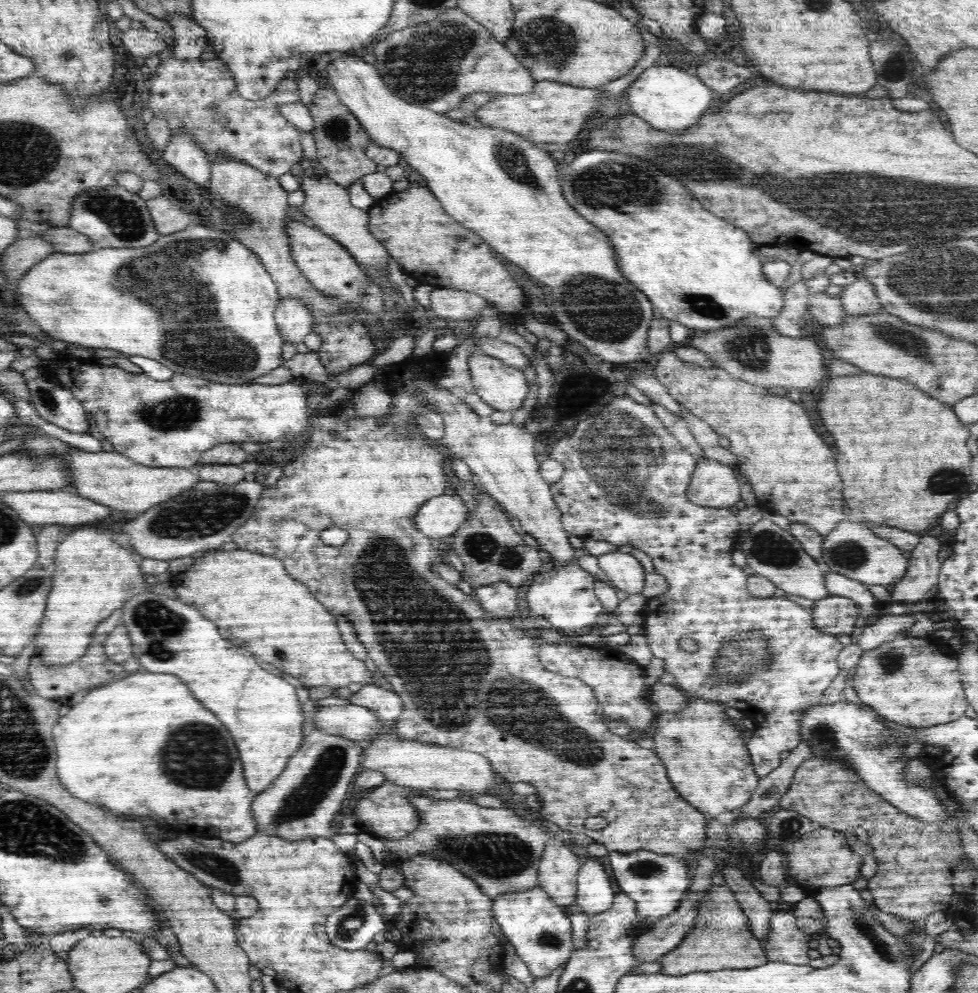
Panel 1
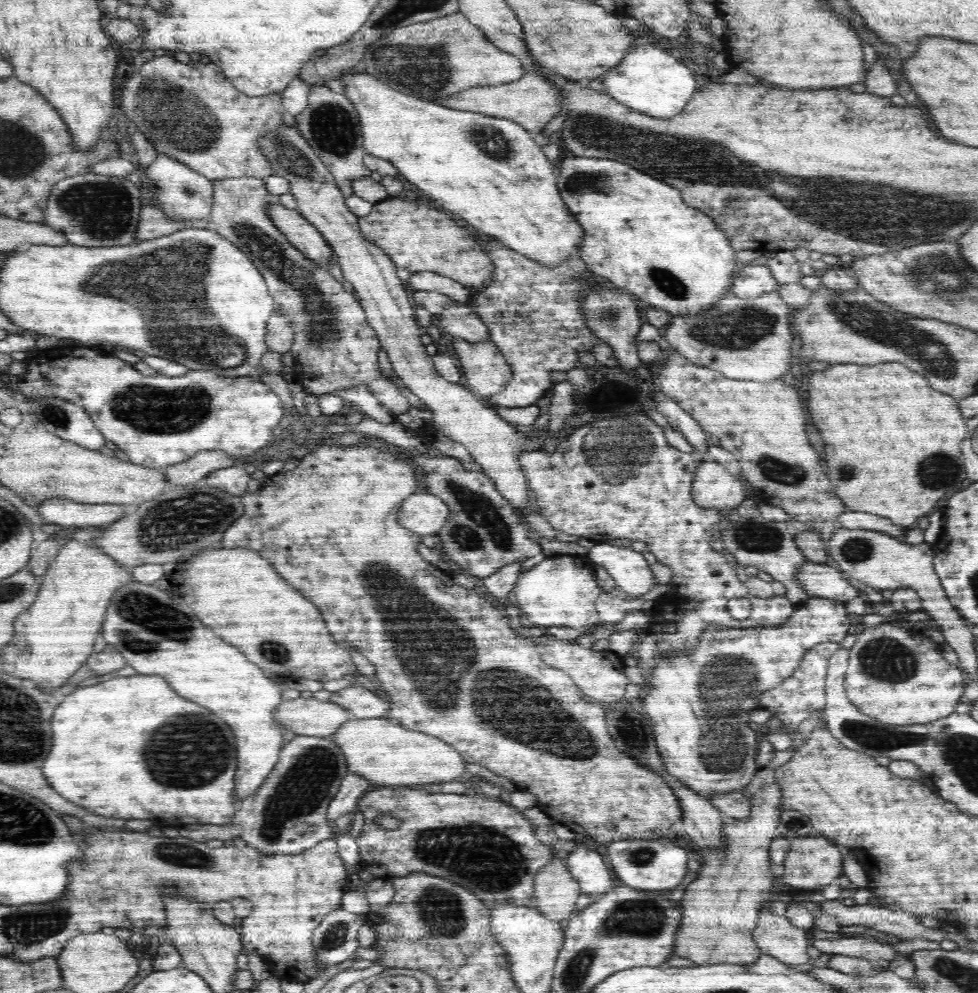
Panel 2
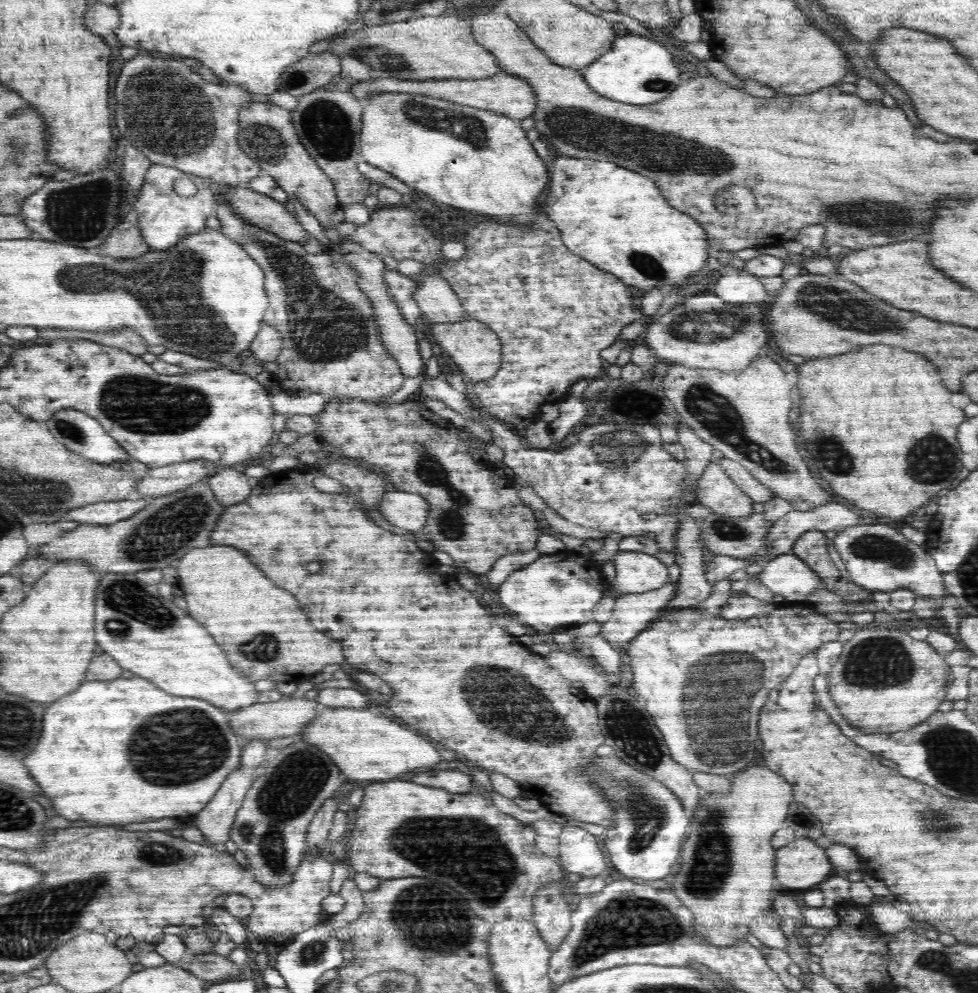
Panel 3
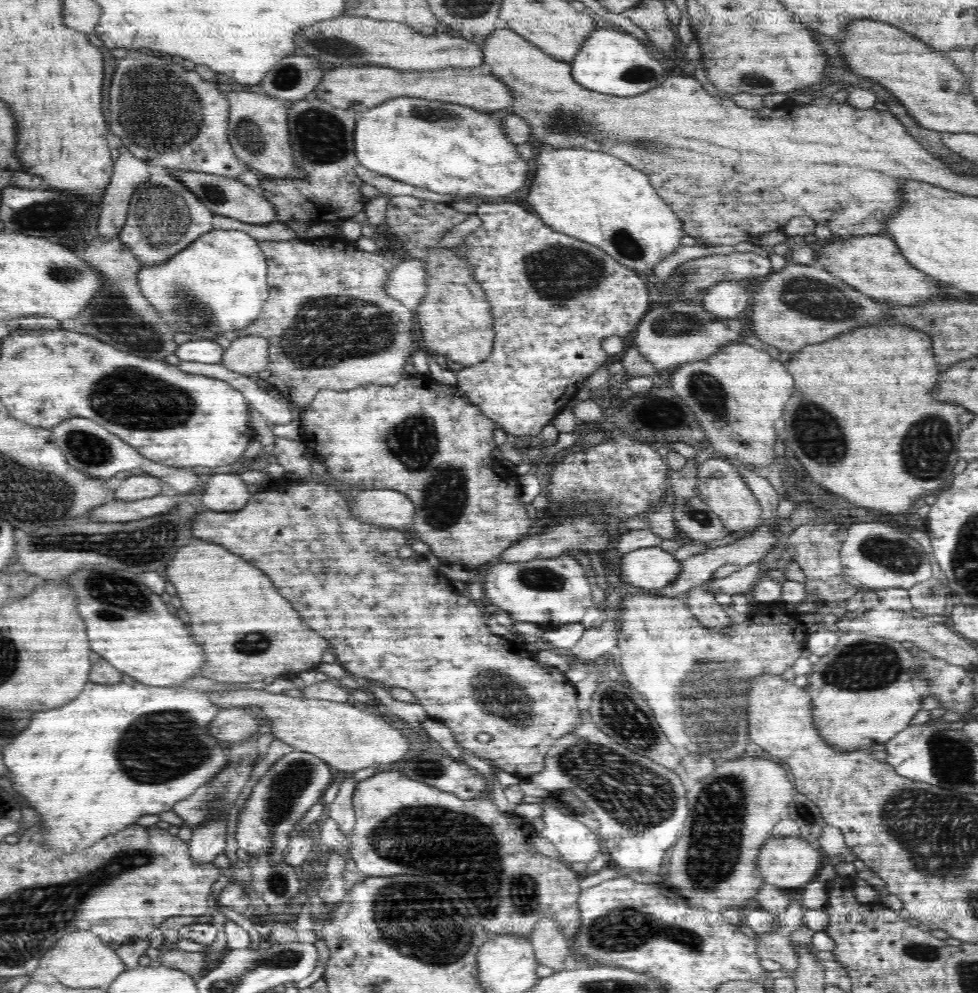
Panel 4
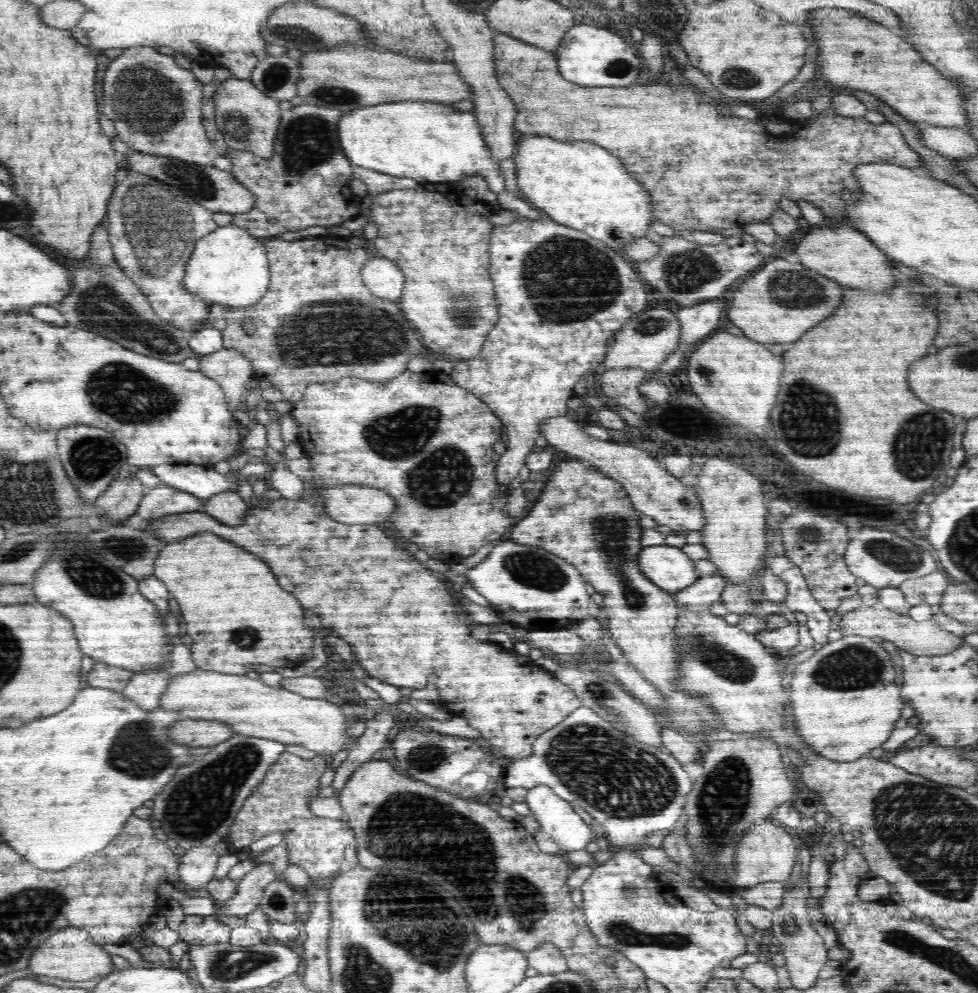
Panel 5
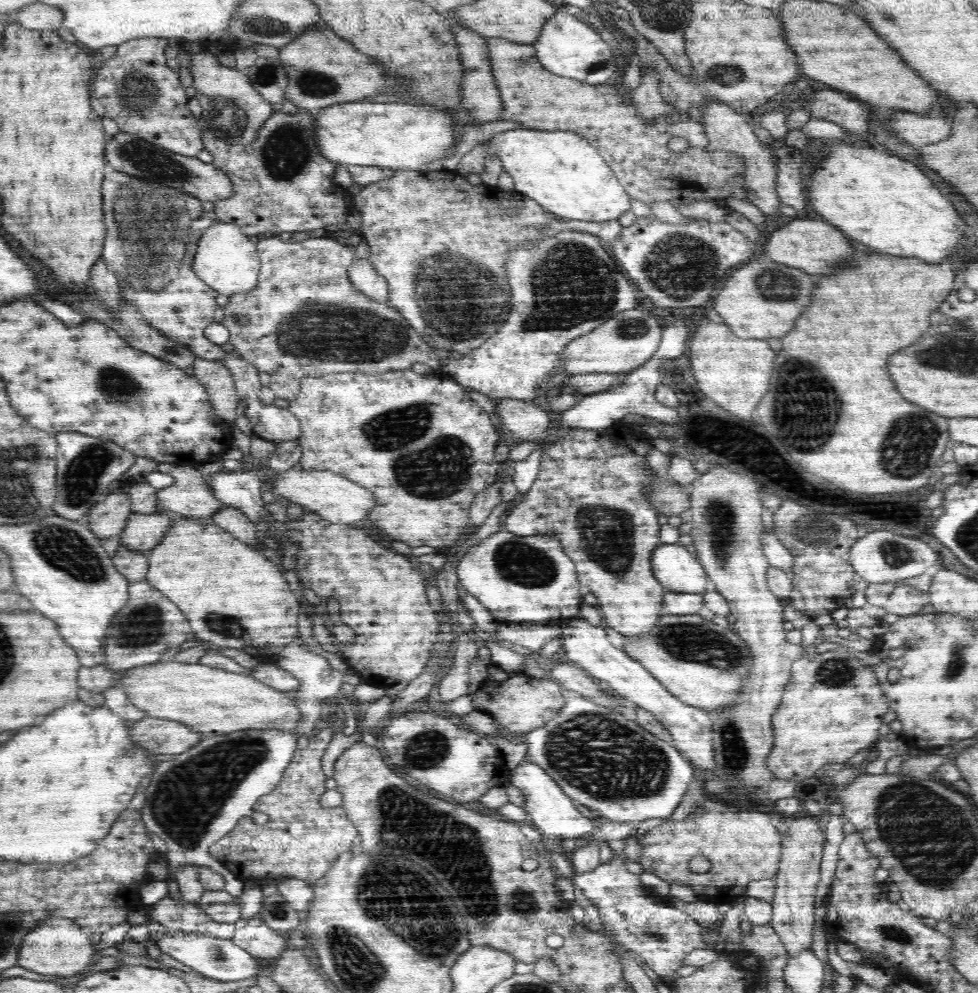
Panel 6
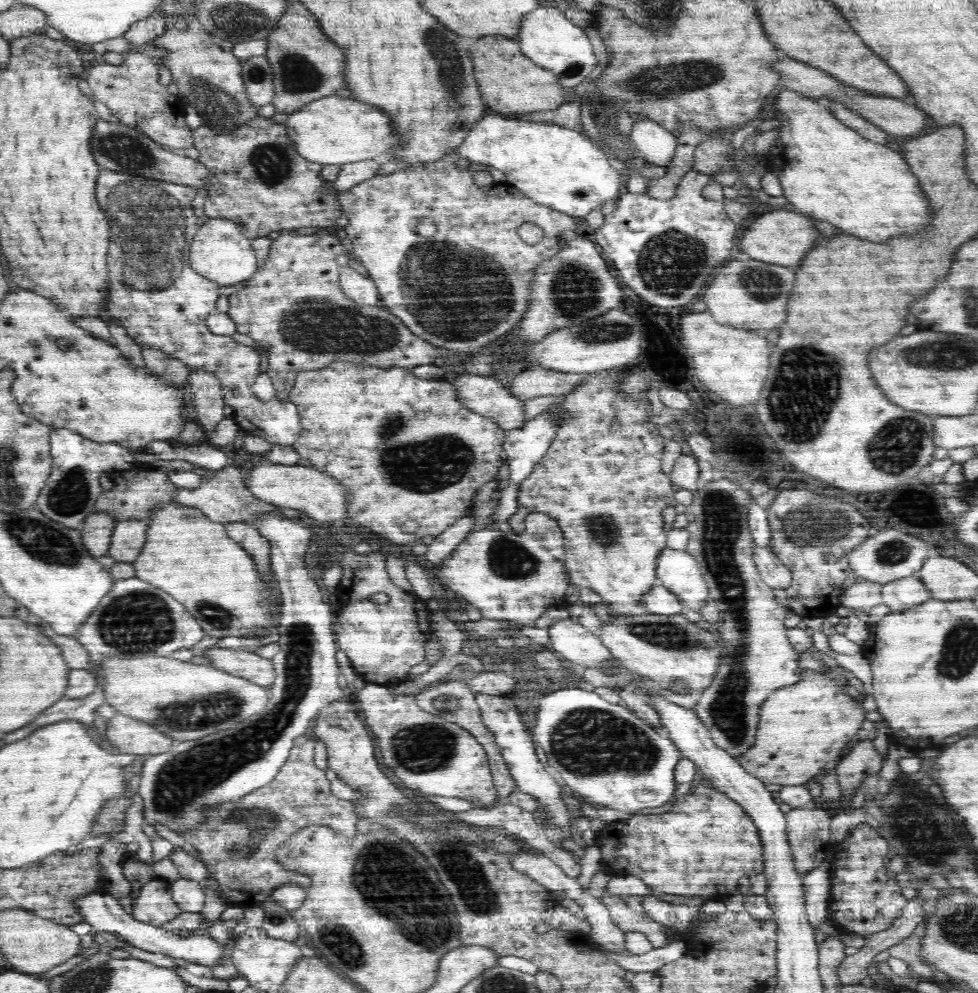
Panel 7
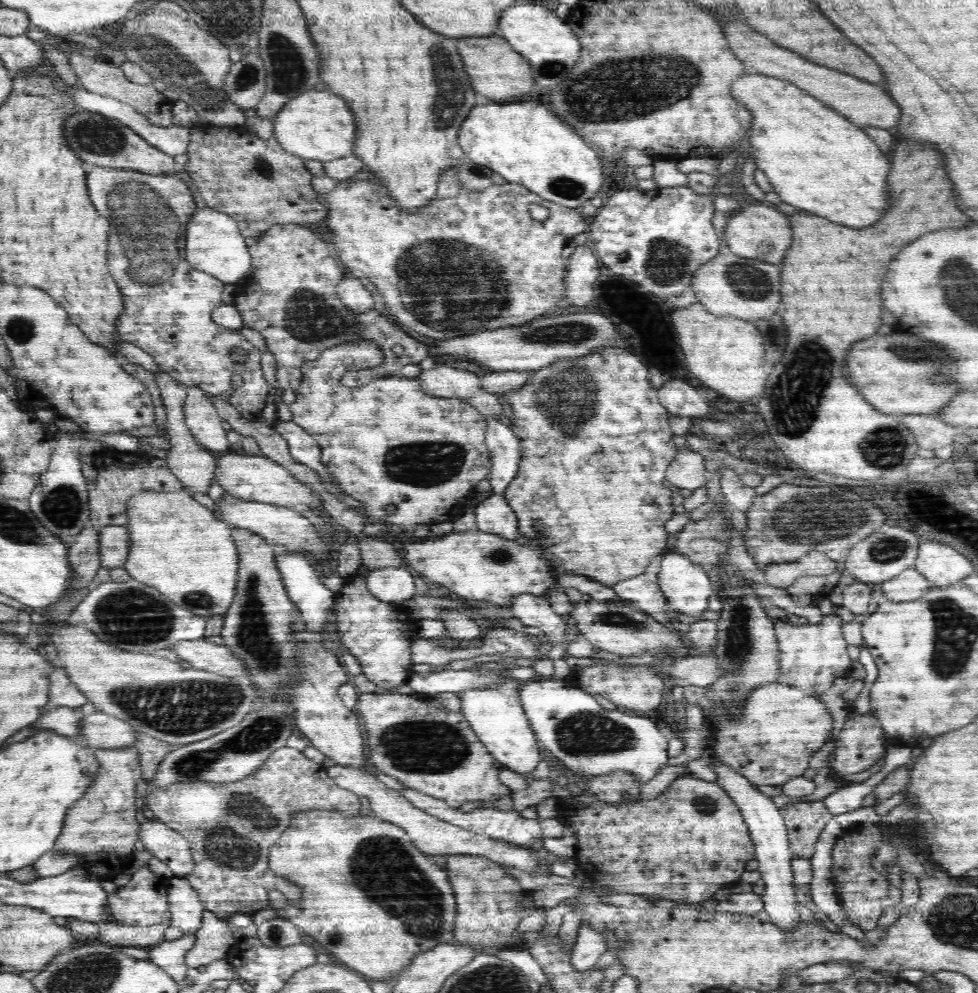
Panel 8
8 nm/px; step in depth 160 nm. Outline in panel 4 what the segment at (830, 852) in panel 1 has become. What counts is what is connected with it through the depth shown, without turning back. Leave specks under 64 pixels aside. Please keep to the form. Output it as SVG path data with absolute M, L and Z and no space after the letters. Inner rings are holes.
M771 835L755 854L755 870L764 882L780 889L804 887L814 881L825 864L825 855L819 847L811 845L799 836Z

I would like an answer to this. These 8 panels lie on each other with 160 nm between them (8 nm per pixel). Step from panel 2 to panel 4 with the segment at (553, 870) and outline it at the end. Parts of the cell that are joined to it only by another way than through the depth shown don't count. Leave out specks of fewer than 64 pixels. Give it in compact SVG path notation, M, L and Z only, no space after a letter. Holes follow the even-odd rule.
M538 920L536 928L528 937L539 965L550 967L556 972L564 970L564 962L571 954L571 948L554 920Z

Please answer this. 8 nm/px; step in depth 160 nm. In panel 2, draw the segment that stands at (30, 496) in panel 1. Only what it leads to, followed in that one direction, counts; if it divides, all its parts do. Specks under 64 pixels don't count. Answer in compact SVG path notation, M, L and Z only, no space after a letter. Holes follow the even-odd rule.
M62 498L48 499L35 508L48 524L60 526L102 526L118 520L122 506L108 504L86 504Z

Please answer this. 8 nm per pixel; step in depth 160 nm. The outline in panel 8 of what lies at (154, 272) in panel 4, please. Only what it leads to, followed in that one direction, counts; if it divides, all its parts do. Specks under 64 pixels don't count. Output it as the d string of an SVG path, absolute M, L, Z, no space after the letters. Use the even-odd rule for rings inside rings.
M213 207L197 208L185 223L186 260L196 270L211 274L223 283L235 283L250 272L251 258L248 245L238 228L238 223L228 214Z

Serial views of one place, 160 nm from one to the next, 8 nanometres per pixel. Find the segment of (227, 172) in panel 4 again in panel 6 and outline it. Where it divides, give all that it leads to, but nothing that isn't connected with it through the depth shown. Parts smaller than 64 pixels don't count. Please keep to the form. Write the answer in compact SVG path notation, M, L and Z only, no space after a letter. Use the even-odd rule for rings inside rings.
M132 38L119 44L112 58L98 70L94 80L94 96L105 108L106 116L118 124L120 132L137 135L141 141L153 143L172 152L188 157L198 156L204 150L200 124L187 107L190 92L180 82L179 70L166 65L165 48L171 41L166 38Z

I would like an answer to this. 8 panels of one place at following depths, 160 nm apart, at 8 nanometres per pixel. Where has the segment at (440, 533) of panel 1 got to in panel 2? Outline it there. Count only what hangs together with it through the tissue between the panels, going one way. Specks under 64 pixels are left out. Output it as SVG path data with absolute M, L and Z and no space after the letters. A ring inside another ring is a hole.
M426 490L410 494L398 512L400 523L408 531L420 536L437 534L450 516L450 507L442 499Z

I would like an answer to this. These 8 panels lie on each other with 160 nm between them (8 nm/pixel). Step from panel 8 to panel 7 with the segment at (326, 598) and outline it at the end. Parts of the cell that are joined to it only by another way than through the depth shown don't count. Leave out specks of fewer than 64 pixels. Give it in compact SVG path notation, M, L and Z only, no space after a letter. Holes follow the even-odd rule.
M260 515L253 524L260 535L271 545L271 568L277 579L282 598L282 622L279 623L280 650L272 659L277 678L268 687L268 704L258 714L240 721L228 730L216 731L204 738L186 742L174 741L170 750L162 754L148 756L143 763L139 781L139 795L144 801L143 815L148 822L162 824L172 832L184 827L193 827L206 820L209 807L222 807L228 802L236 802L246 794L270 784L278 776L279 768L286 762L290 750L294 746L294 738L308 735L313 726L313 719L319 710L334 700L346 699L349 689L343 689L338 683L339 666L335 653L339 648L335 641L332 623L336 620L335 609L326 604L320 596L312 570L305 565L306 552L312 540L312 530L302 526L293 519L284 519L280 515Z

